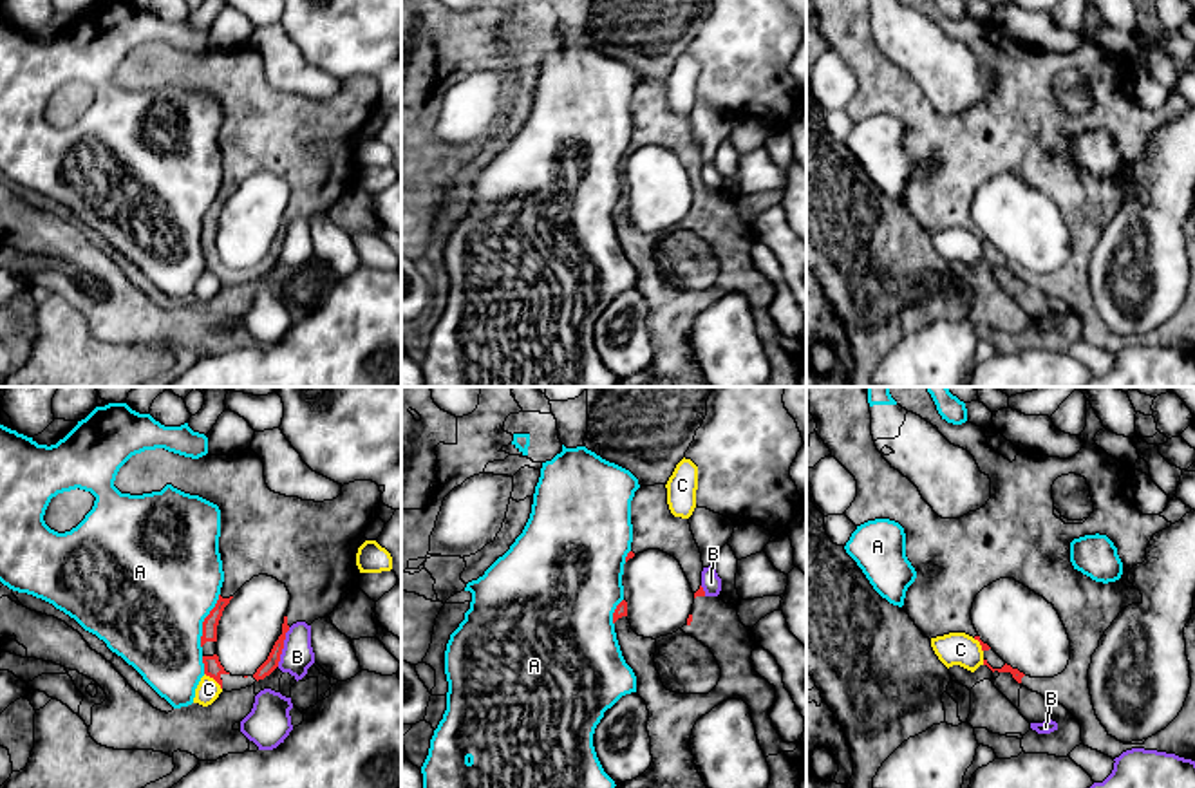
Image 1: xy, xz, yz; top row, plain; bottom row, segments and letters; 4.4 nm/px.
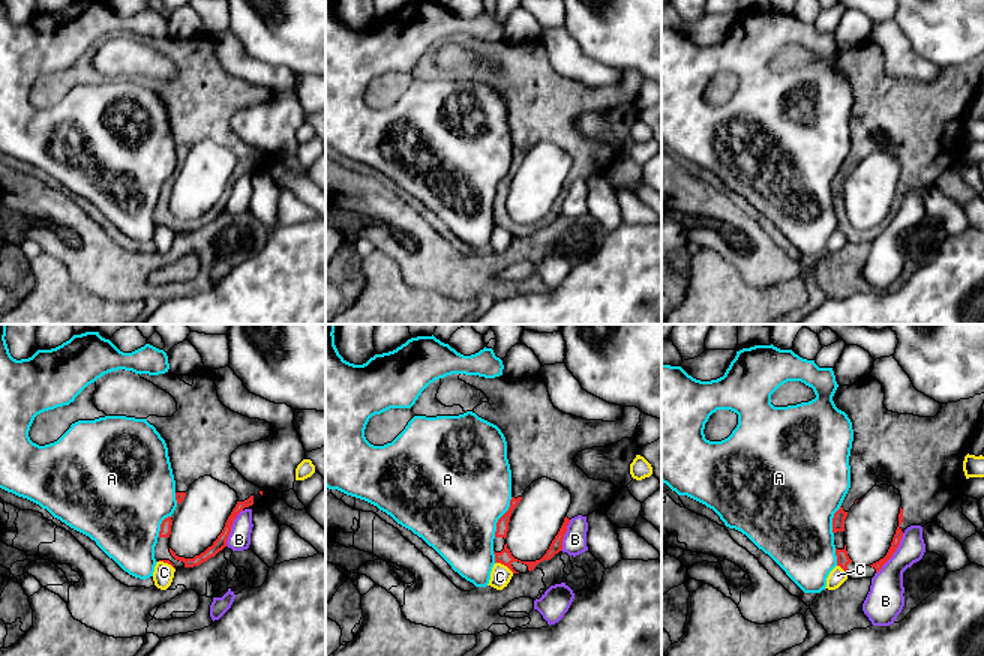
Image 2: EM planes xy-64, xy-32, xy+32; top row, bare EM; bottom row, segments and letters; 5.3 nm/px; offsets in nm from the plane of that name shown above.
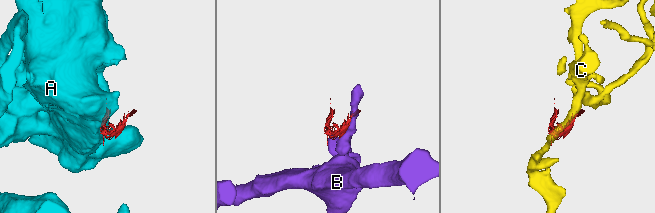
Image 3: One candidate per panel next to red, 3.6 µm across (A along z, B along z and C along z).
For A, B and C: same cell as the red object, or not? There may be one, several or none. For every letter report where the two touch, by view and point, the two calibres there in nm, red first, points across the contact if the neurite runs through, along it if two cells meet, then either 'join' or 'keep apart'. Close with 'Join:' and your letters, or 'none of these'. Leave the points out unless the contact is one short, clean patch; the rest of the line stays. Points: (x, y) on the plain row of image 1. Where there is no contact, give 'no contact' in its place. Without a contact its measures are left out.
A: xy (205, 215) | 70/480 nm | keep apart
B: xy (282, 243) | 60/150 nm | keep apart
C: xy (214, 273) | 80/100 nm | keep apart
Join: none of these

